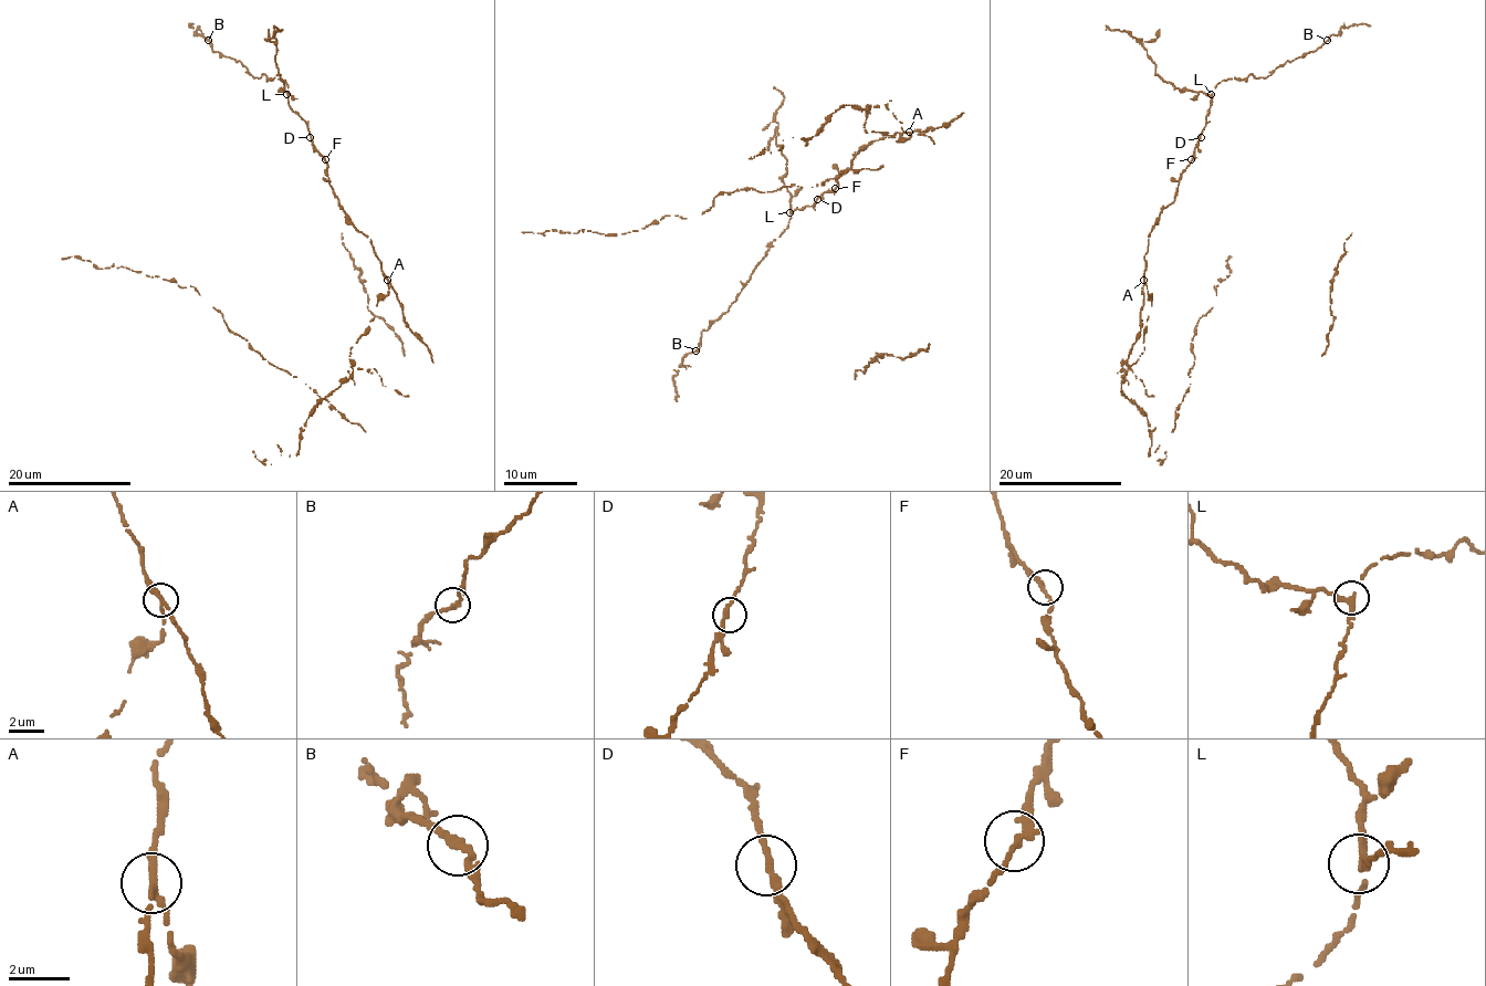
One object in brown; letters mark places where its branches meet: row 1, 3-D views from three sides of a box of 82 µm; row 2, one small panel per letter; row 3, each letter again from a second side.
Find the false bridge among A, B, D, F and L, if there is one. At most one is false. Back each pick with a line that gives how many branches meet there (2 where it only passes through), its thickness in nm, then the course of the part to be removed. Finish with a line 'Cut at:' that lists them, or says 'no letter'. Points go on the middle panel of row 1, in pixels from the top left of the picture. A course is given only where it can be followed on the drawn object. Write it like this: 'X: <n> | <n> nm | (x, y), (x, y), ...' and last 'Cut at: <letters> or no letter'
A: 3 | 240 nm
Cut at: A

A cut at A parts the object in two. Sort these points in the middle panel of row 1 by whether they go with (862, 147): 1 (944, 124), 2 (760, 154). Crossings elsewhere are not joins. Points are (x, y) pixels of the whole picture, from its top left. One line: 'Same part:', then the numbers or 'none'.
Same part: 1

